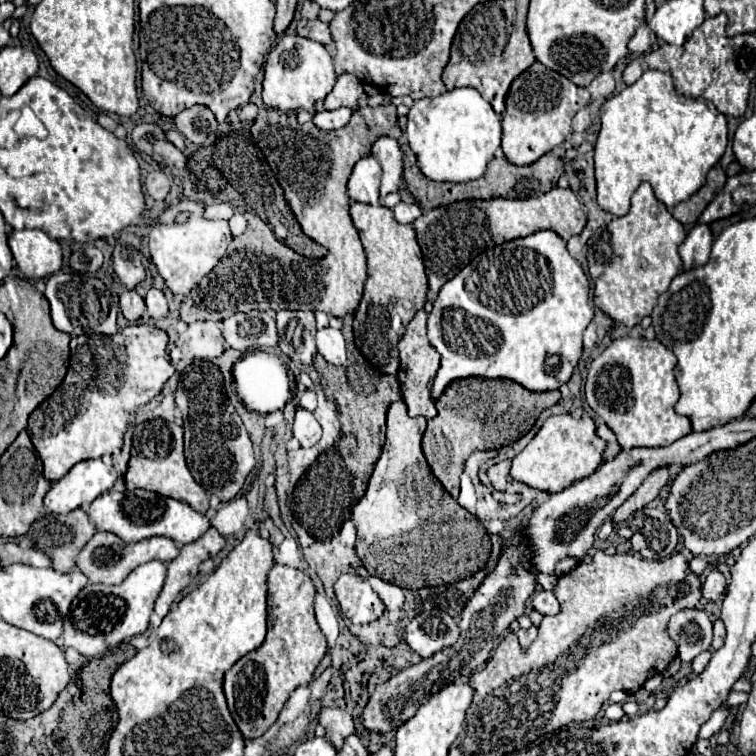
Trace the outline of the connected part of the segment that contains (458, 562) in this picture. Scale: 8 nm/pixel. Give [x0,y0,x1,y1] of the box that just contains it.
[352,401,492,589]

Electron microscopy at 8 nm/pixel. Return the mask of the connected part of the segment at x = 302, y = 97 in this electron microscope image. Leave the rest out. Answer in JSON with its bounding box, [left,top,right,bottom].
[262,35,336,111]

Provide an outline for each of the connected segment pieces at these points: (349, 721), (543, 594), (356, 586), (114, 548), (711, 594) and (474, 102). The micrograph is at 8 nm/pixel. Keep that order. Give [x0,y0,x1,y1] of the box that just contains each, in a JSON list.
[[318,707,356,750],[532,591,560,615],[334,573,386,623],[78,531,180,585],[702,569,728,603],[406,87,502,183]]

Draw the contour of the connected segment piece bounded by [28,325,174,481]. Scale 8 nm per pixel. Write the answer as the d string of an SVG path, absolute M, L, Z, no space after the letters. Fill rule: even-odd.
M128 325L116 335L84 333L78 337L78 345L70 357L70 369L62 385L42 405L38 405L28 419L28 433L44 463L44 477L48 481L62 479L78 461L100 459L122 449L122 437L134 409L154 399L174 373L166 353L166 343L168 335L162 329L150 325Z

